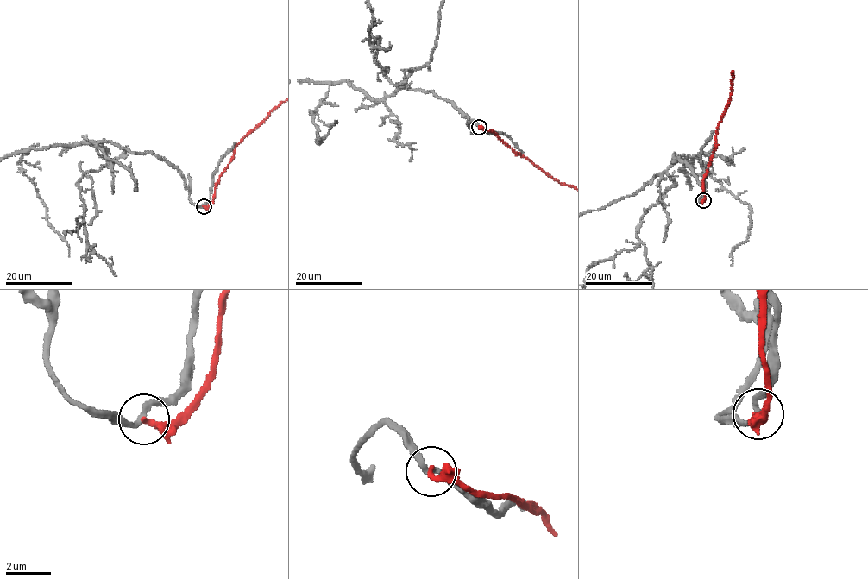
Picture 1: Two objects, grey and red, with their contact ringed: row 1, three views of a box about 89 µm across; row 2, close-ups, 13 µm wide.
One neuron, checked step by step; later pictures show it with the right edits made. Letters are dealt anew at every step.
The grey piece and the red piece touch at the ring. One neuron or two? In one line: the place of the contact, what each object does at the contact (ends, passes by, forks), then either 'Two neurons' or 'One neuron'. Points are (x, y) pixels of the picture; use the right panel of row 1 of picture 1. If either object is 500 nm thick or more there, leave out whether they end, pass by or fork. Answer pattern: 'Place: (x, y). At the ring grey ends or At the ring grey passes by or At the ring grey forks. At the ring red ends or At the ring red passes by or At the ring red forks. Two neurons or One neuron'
Place: (703, 200). At the ring grey passes by. At the ring red ends. Two neurons

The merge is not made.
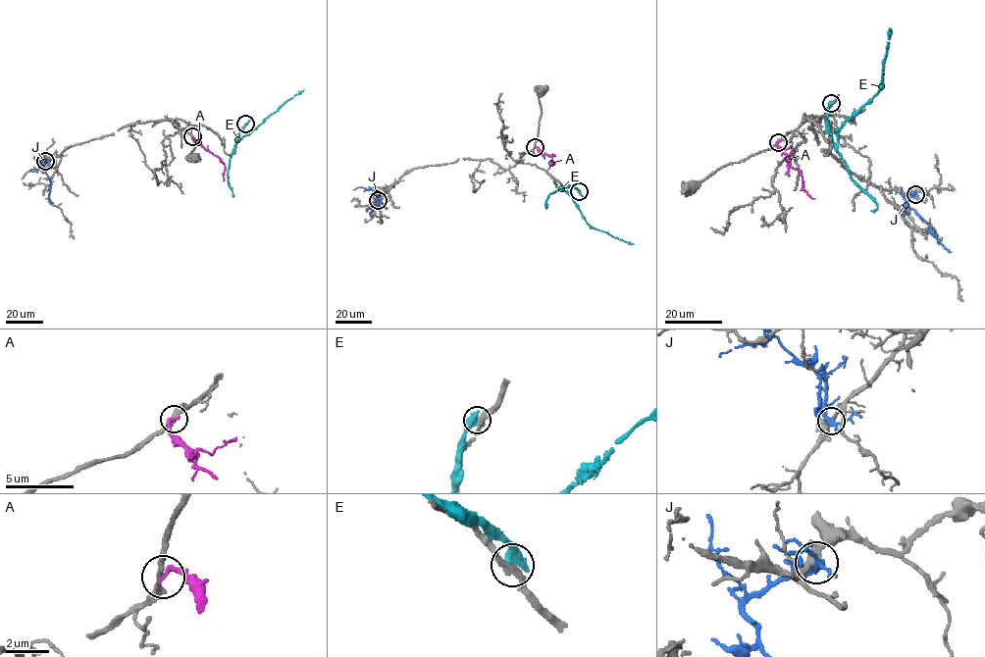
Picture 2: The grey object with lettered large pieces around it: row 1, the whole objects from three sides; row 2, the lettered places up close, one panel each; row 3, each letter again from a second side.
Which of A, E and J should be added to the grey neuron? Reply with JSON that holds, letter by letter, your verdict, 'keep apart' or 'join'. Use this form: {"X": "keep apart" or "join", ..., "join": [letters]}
{"A": "keep apart", "E": "keep apart", "J": "keep apart", "join": []}

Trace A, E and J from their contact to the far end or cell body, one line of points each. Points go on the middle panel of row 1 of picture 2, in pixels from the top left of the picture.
A: (535, 147), (543, 154), (552, 156), (554, 164), (548, 169)
E: (579, 191), (570, 185), (561, 187), (572, 197), (590, 226), (634, 243)
J: (378, 200), (377, 193), (377, 205), (370, 214), (372, 217)

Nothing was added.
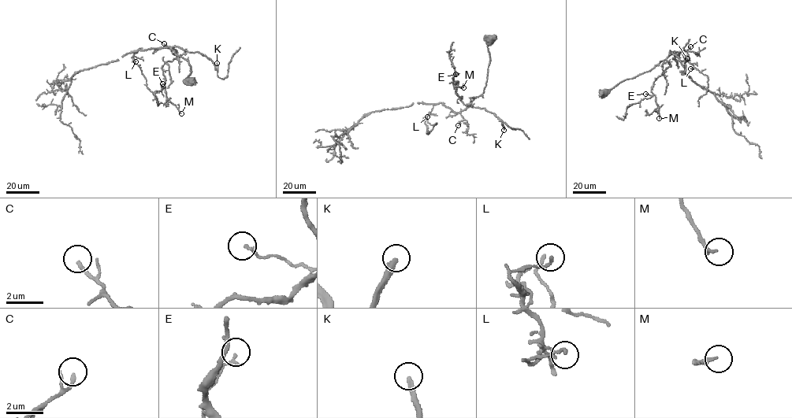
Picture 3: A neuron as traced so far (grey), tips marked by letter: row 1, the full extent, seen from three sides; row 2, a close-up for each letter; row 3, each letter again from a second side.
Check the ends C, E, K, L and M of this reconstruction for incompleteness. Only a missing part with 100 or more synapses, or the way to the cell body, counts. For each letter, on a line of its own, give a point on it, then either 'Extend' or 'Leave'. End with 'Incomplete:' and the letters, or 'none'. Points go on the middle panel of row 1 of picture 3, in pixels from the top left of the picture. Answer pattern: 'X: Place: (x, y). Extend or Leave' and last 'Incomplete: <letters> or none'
C: Place: (458, 125). Leave
E: Place: (455, 74). Leave
K: Place: (503, 130). Extend
L: Place: (427, 116). Leave
M: Place: (463, 87). Leave
Incomplete: K

